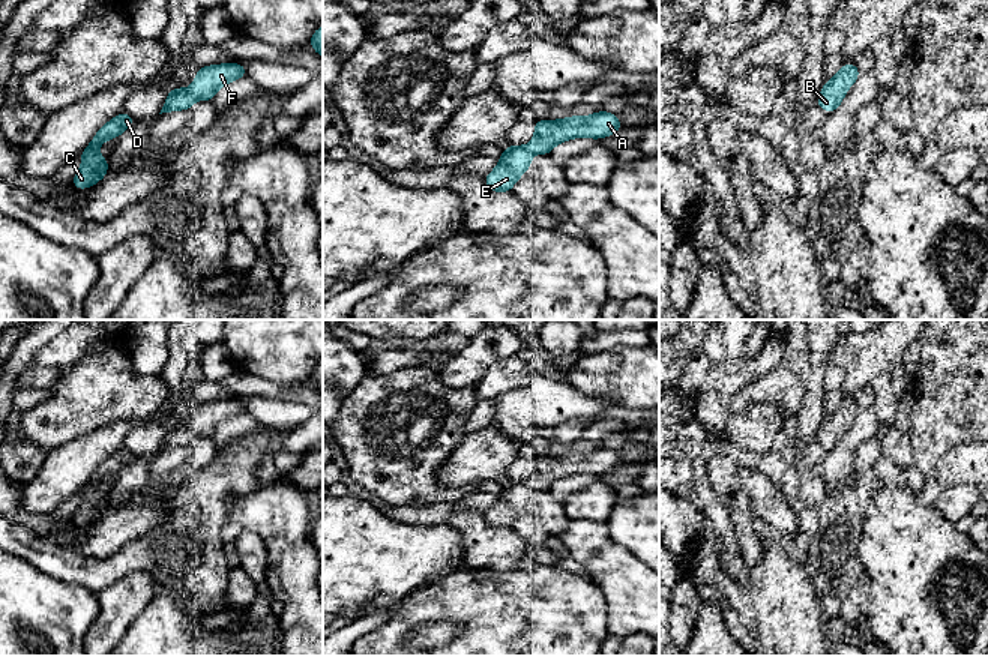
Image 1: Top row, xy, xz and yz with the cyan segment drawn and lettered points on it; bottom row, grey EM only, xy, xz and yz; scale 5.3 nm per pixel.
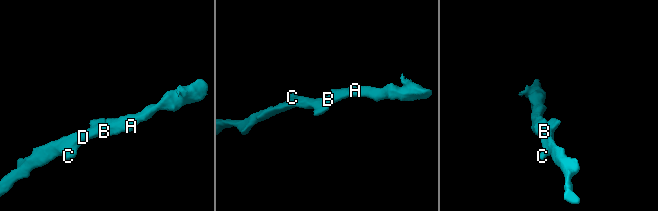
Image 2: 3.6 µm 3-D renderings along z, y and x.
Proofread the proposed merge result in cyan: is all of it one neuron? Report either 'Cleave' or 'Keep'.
Keep

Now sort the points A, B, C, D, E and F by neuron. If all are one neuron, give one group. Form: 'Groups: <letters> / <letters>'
Groups: A B C D E F

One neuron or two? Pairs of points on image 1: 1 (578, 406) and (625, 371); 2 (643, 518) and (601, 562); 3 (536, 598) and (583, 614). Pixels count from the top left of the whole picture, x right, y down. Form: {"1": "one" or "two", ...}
{"1": "two", "2": "two", "3": "one"}

